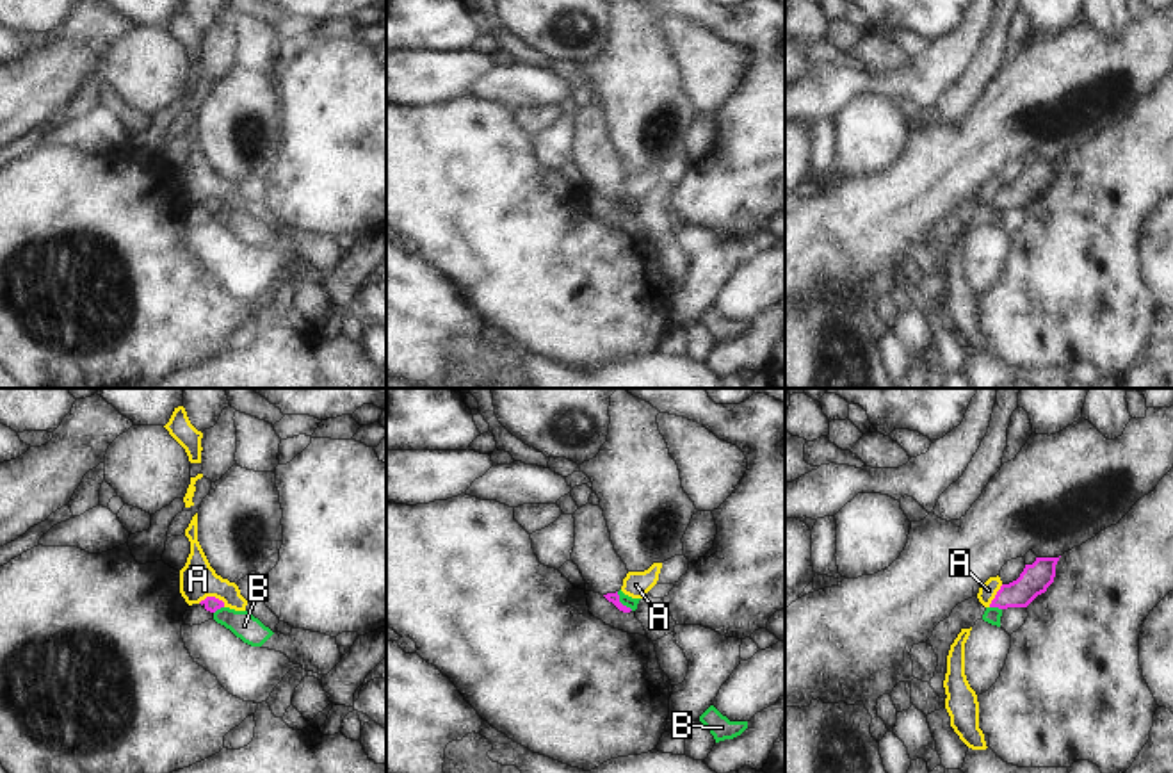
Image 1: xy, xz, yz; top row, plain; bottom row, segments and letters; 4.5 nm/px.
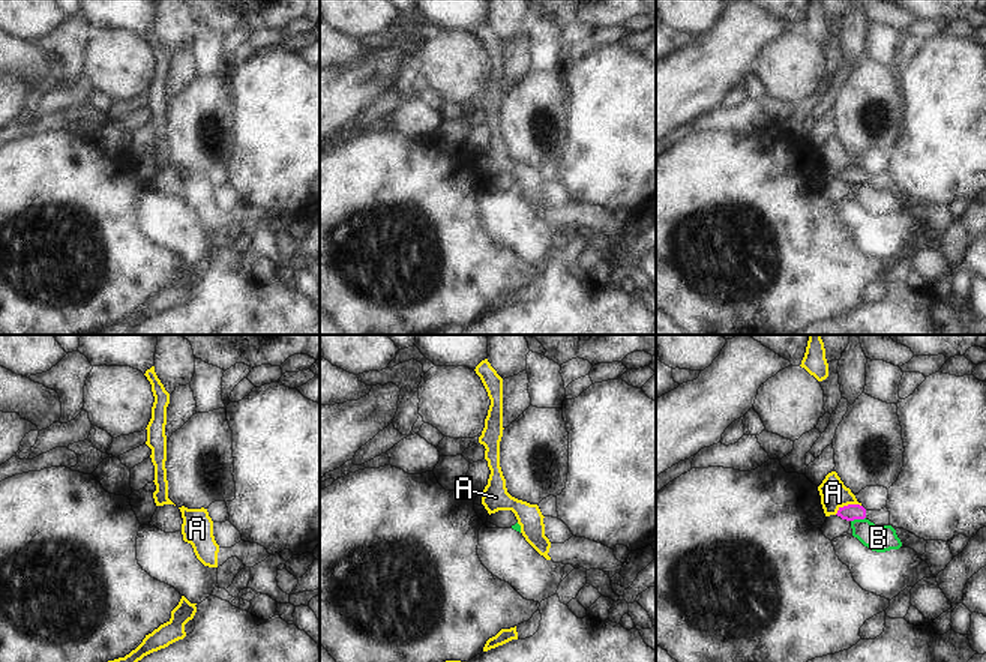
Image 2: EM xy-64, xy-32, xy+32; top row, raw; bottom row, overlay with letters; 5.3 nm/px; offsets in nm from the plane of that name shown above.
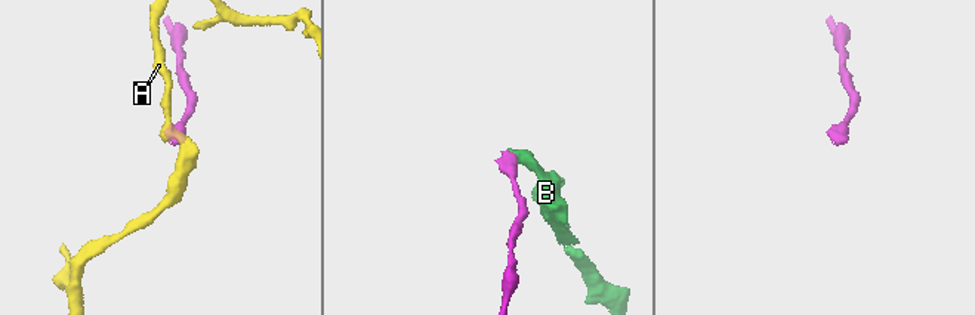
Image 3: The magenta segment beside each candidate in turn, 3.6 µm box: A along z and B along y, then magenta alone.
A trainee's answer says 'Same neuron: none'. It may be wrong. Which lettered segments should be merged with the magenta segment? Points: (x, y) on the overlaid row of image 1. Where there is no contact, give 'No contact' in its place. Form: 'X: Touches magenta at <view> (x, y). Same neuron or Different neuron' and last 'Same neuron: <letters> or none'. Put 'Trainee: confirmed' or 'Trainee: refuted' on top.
Trainee: confirmed
A: Touches magenta at xy (212, 597). Different neuron
B: Touches magenta at xz (620, 602). Different neuron
Same neuron: none.

